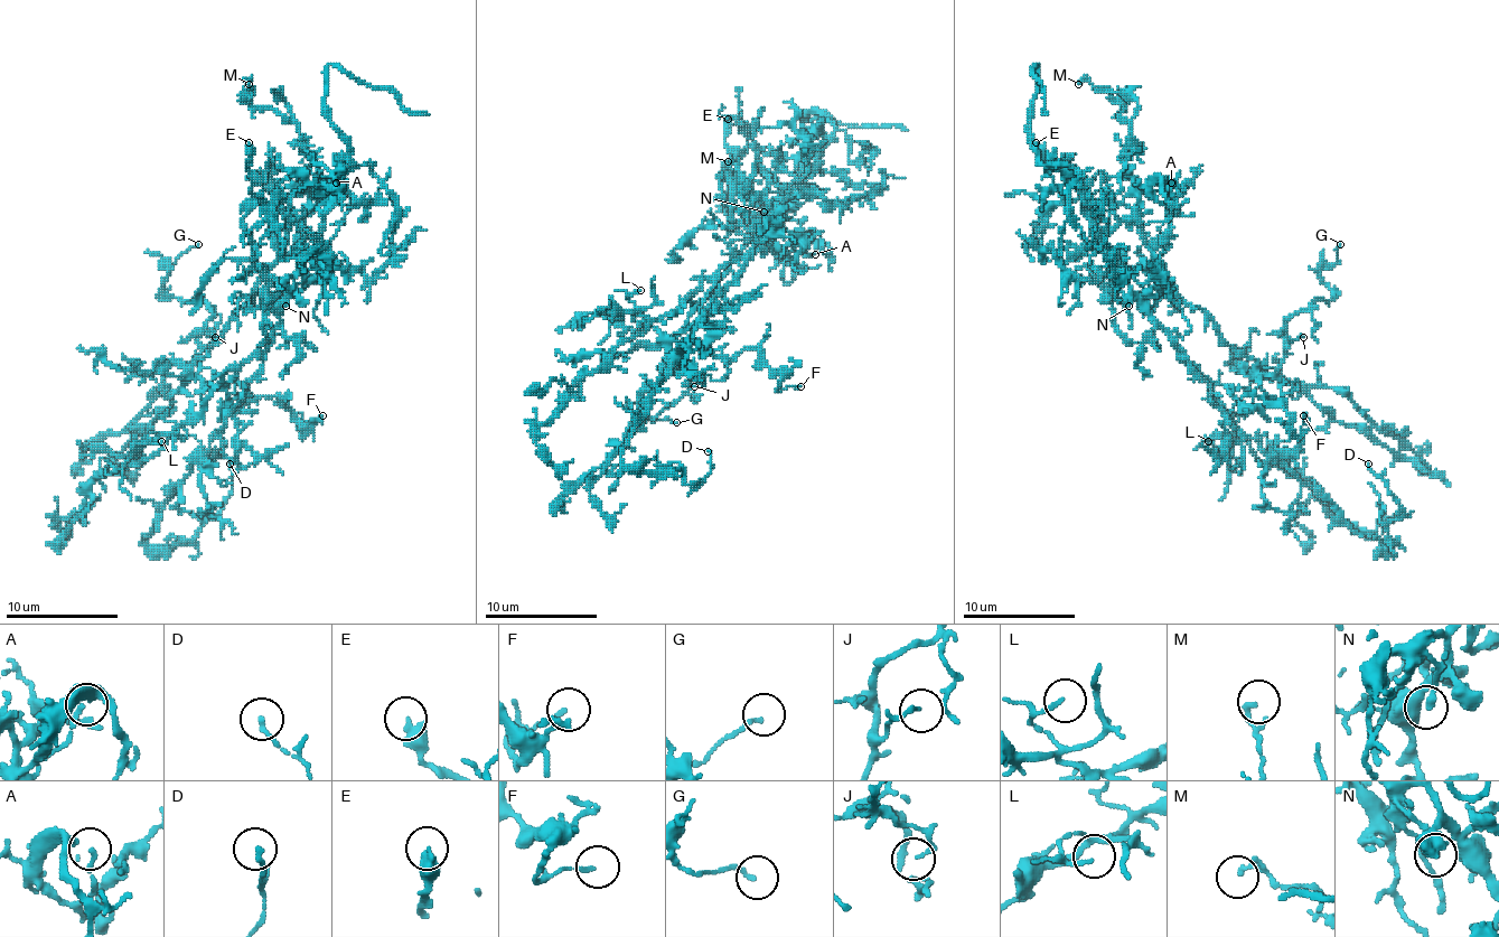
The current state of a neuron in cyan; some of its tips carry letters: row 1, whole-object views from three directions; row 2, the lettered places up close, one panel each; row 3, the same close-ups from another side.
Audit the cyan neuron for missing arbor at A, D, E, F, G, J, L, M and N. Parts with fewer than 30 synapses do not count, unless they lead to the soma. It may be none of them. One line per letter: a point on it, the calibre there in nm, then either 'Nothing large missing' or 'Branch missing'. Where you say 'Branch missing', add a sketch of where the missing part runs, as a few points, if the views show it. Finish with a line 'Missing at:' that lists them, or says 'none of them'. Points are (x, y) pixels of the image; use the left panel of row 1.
A: Place: (336, 183). Thickness 160 nm. Nothing large missing
D: Place: (230, 464). Thickness 170 nm. Nothing large missing
E: Place: (249, 142). Thickness 400 nm. Nothing large missing
F: Place: (322, 415). Thickness 140 nm. Nothing large missing
G: Place: (198, 244). Thickness 130 nm. Nothing large missing
J: Place: (215, 337). Thickness 150 nm. Nothing large missing
L: Place: (161, 441). Thickness 130 nm. Nothing large missing
M: Place: (249, 84). Thickness 130 nm. Nothing large missing
N: Place: (286, 306). Thickness 220 nm. Nothing large missing
Missing at: none of them

